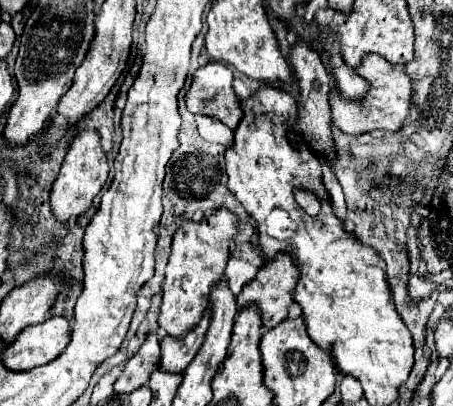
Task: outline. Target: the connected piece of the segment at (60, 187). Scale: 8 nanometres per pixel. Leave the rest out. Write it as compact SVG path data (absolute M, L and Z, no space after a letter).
M81 129L75 135L75 141L67 149L67 155L61 165L61 173L51 191L51 209L57 217L57 221L69 223L69 221L77 219L79 215L83 215L91 207L93 197L105 185L107 175L109 175L109 165L107 165L105 151L101 147L99 133L95 133L93 129Z

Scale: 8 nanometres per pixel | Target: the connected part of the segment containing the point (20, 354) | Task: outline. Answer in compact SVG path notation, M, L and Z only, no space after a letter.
M49 317L39 325L25 327L5 349L5 367L33 369L57 359L69 345L71 329L65 317Z

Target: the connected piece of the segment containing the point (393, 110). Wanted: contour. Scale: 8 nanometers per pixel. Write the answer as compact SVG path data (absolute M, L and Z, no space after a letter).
M367 53L361 63L355 67L357 75L363 75L369 81L369 91L363 95L361 101L349 101L341 97L335 85L331 85L329 93L329 105L331 105L331 121L337 125L341 131L351 133L351 135L361 135L373 129L383 129L383 131L397 131L405 119L409 117L409 107L411 107L411 79L405 75L405 71L393 63L387 63L381 55L377 53Z

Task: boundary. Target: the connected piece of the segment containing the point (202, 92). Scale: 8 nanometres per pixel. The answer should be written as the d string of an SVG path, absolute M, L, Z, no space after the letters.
M211 61L193 73L185 103L187 111L215 117L229 129L235 129L243 117L241 101L233 91L233 73L227 65L217 61Z

